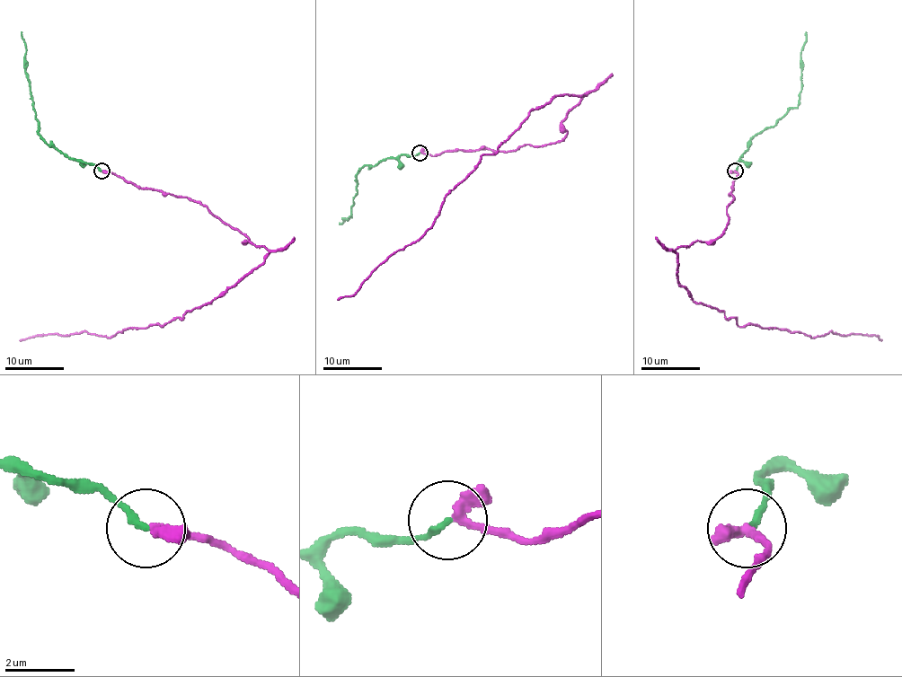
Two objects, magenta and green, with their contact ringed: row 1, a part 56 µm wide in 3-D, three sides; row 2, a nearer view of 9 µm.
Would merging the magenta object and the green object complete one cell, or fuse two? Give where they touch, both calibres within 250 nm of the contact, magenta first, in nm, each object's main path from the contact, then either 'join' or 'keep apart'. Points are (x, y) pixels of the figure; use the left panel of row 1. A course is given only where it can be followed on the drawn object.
place (101, 171); calibres 260 and 190 nm; course magenta (101, 171), (198, 201), (269, 252), (210, 303), (163, 326), (20, 340); course green (101, 171), (93, 164), (68, 159), (39, 134), (25, 71), (22, 31); join

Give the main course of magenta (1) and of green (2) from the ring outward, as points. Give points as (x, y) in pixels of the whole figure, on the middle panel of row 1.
1: (420, 152), (556, 143), (587, 93), (533, 109), (415, 241), (338, 300)
2: (420, 152), (386, 158), (373, 166), (366, 165), (357, 174), (351, 216), (348, 219), (343, 218), (340, 224)

